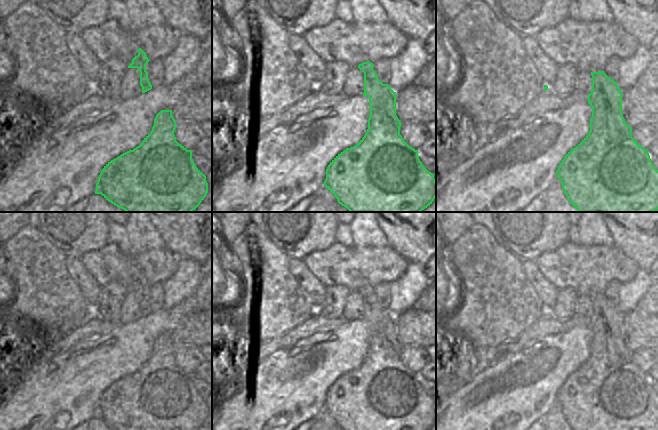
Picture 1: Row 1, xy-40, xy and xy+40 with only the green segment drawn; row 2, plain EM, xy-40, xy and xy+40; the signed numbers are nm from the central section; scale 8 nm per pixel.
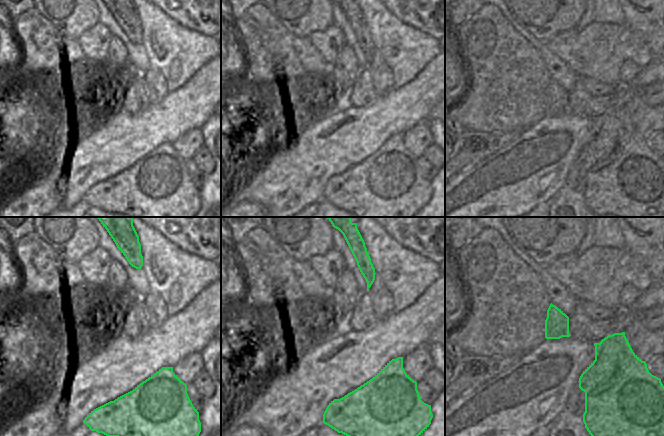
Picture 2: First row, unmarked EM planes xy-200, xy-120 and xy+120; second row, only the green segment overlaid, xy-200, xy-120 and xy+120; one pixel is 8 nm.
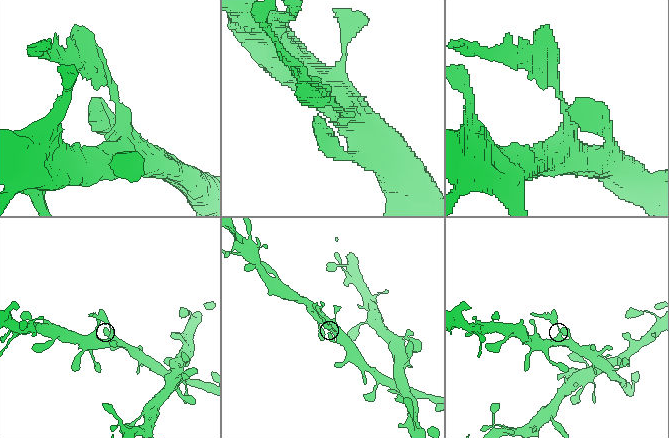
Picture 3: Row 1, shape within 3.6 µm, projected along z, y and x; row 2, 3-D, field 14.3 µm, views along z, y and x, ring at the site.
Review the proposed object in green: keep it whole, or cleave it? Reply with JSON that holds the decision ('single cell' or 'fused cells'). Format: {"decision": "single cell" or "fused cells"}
{"decision": "fused cells"}

